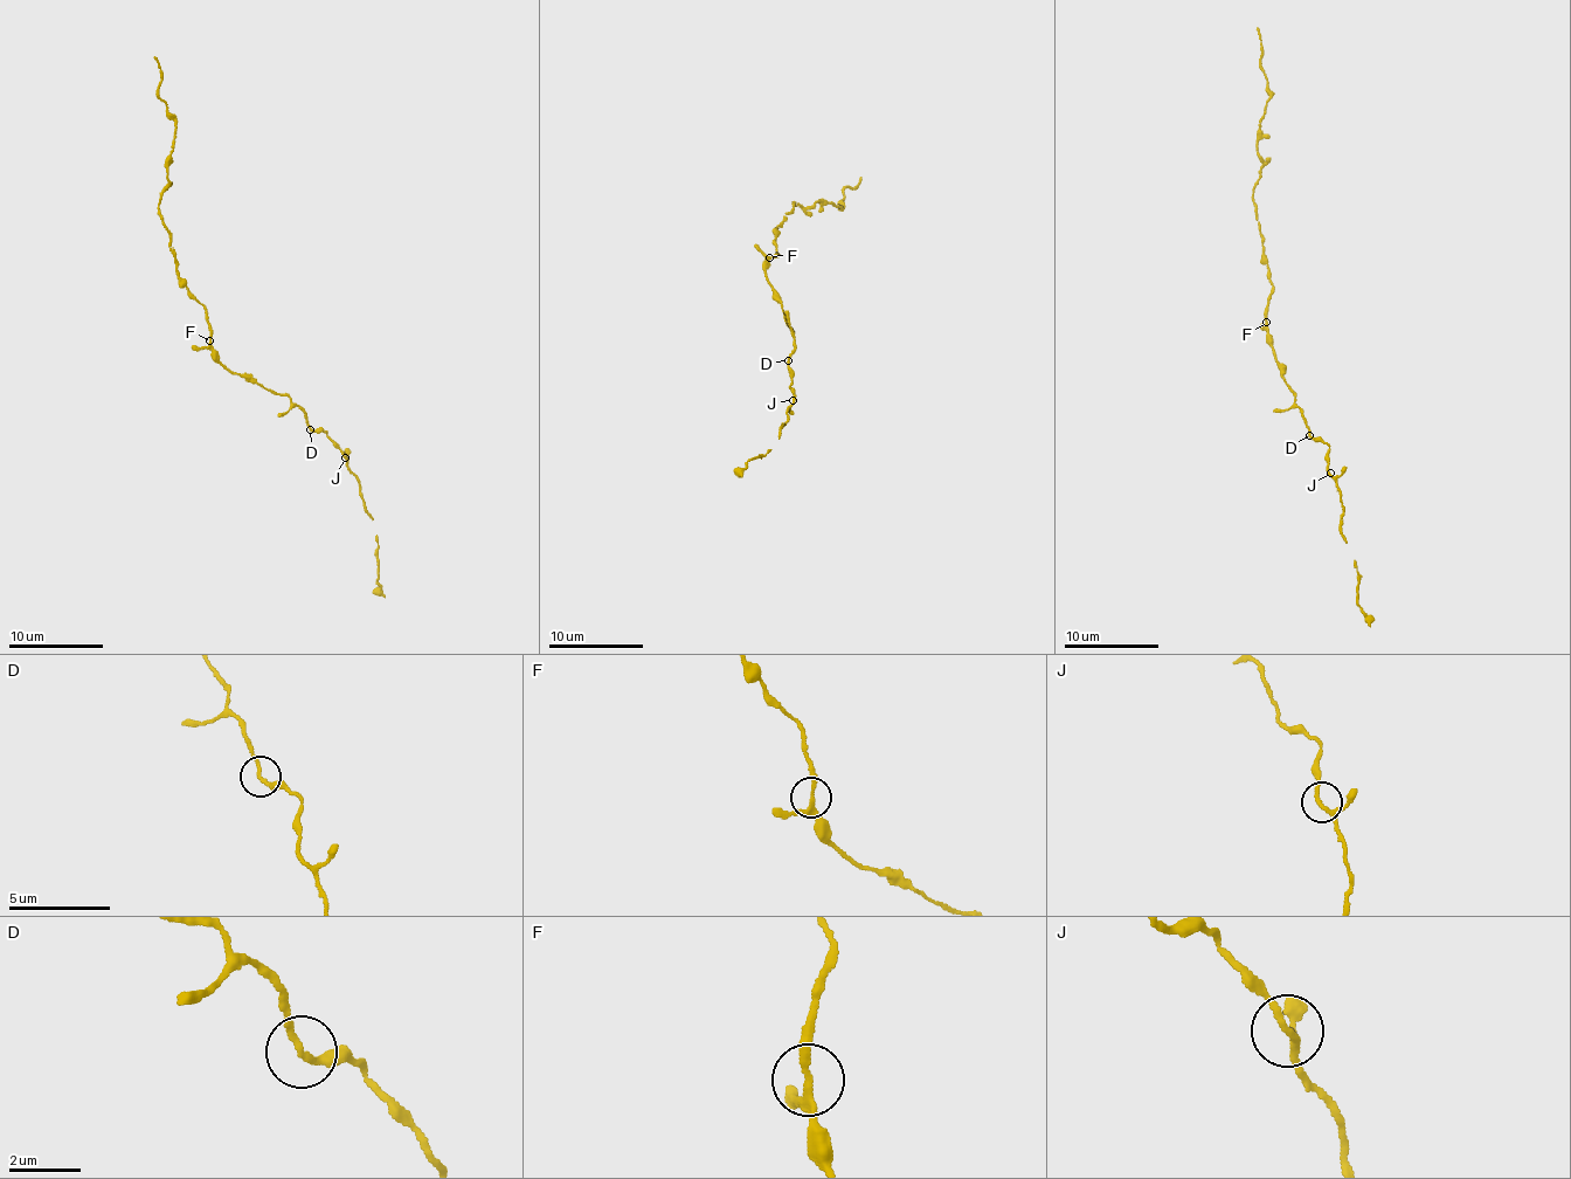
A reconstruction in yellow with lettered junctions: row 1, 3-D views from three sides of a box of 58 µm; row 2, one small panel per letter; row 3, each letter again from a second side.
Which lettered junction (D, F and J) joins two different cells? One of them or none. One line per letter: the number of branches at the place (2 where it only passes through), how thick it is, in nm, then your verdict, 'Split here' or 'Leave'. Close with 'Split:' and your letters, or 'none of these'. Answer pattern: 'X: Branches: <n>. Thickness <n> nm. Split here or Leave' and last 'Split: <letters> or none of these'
D: Branches: 2. Thickness 160 nm. Leave
F: Branches: 3. Thickness 170 nm. Leave
J: Branches: 3. Thickness 150 nm. Leave
Split: none of these

